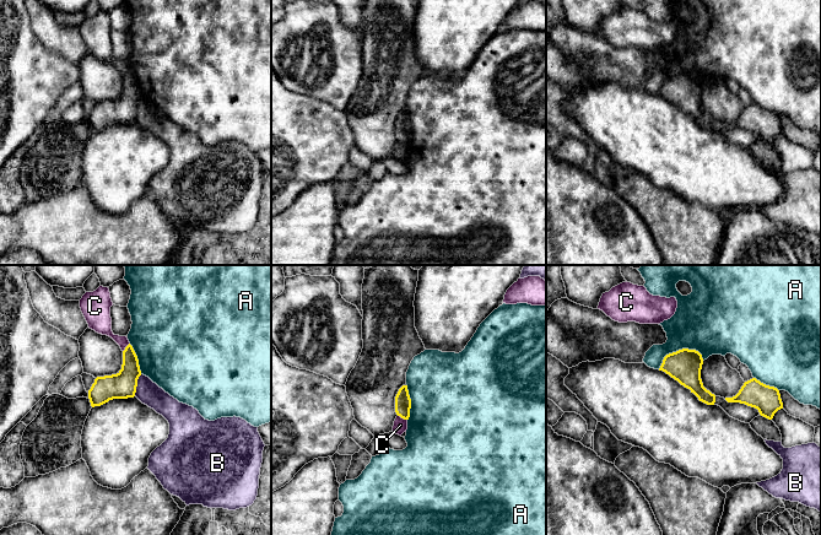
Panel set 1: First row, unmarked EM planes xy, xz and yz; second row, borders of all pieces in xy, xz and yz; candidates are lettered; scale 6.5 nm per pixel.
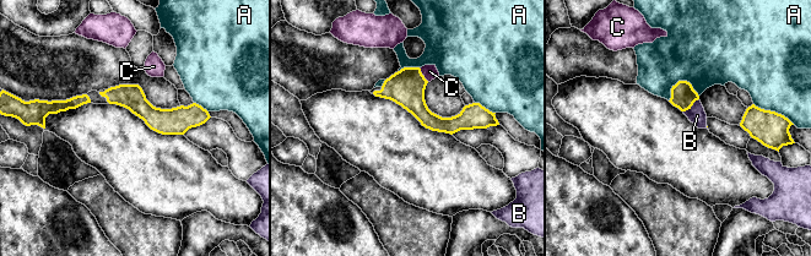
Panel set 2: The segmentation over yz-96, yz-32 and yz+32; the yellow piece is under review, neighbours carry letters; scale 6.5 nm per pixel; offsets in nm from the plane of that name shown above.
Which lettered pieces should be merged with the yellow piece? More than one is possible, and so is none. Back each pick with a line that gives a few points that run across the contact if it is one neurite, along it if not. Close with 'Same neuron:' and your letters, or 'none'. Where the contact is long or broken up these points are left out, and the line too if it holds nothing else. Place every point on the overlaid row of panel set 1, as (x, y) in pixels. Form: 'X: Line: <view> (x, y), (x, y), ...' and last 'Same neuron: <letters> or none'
Same neuron: none

